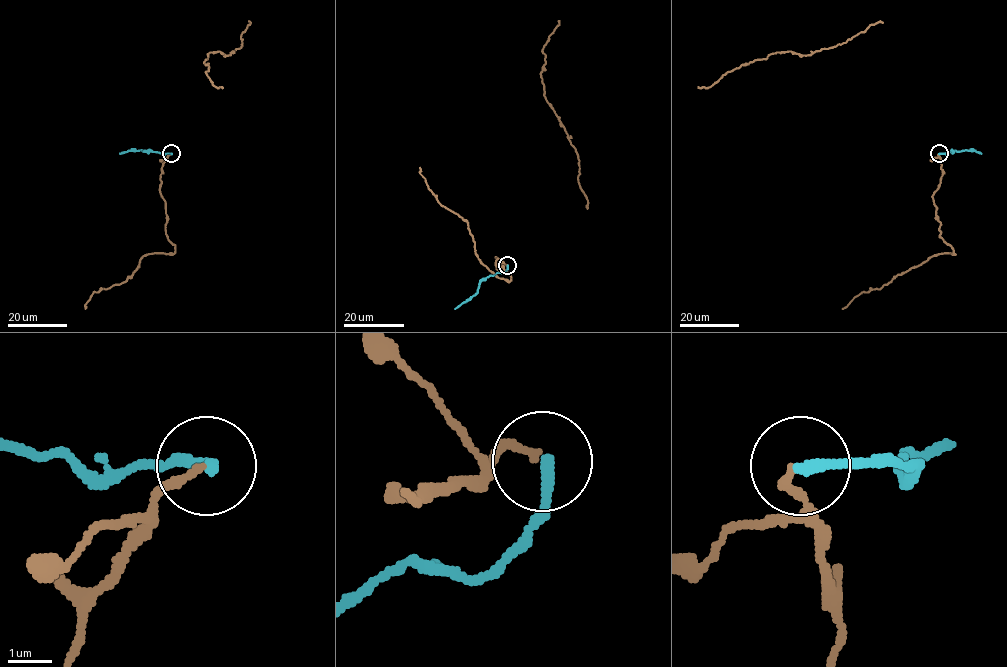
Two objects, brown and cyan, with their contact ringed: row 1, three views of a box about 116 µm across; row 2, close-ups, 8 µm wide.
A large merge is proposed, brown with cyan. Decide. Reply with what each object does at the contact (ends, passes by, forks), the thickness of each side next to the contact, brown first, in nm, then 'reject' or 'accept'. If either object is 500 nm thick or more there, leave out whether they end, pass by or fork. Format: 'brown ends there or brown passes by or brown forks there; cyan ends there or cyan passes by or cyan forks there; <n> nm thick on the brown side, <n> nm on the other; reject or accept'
brown ends there; cyan ends there; 170 nm thick on the brown side, 260 nm on the other; accept

